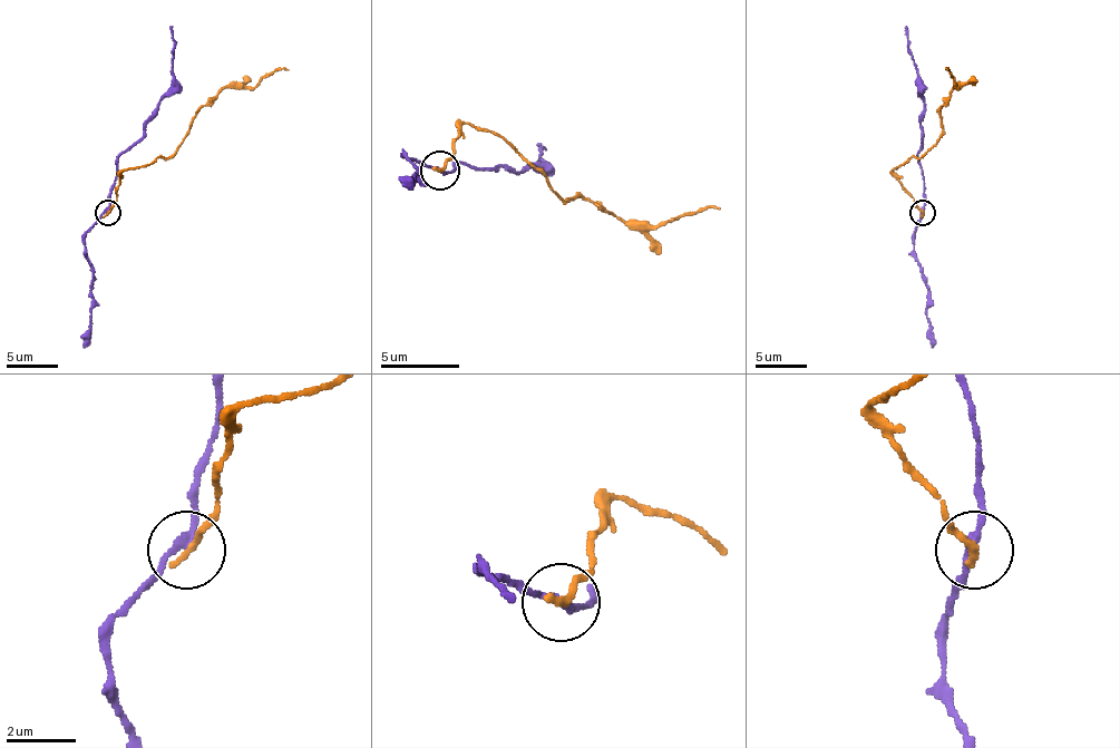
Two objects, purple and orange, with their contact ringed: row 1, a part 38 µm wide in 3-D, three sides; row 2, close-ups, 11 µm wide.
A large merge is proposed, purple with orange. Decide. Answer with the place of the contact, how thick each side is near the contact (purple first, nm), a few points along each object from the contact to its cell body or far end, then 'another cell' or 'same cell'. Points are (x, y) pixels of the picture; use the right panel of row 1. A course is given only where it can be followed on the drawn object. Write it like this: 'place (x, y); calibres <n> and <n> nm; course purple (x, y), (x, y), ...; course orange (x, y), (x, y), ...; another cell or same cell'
place (923, 212); calibres 180 and 240 nm; course purple (922, 213), (925, 180), (919, 159), (919, 118), (925, 108), (917, 86), (917, 65), (904, 27); course orange (922, 213), (914, 197), (892, 172), (929, 149), (943, 132), (940, 106), (957, 88), (947, 70); another cell

